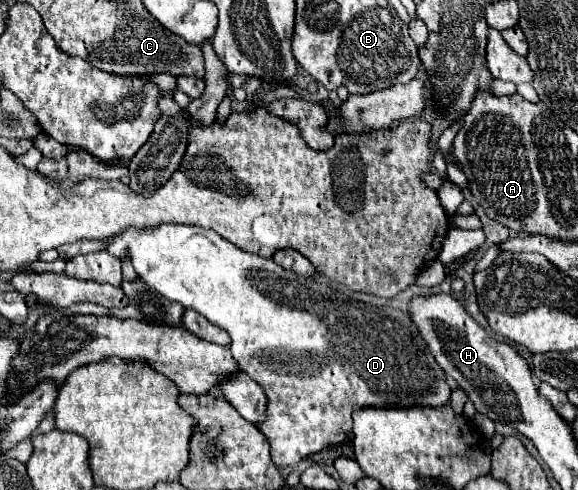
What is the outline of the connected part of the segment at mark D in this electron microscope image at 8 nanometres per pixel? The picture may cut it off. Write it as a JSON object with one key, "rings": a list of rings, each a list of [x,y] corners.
{"rings":[[[160,225],[160,227],[154,227],[154,229],[128,229],[122,235],[114,237],[108,245],[108,253],[112,253],[118,259],[122,259],[126,255],[126,251],[132,257],[132,265],[134,265],[136,273],[150,285],[150,289],[162,293],[170,301],[178,301],[186,309],[192,307],[194,311],[204,315],[210,323],[228,331],[228,335],[232,337],[230,351],[232,351],[236,363],[240,365],[240,369],[244,373],[248,373],[264,389],[264,393],[268,397],[266,421],[262,421],[262,425],[258,425],[258,429],[268,439],[268,443],[272,447],[272,461],[280,469],[294,467],[298,461],[302,461],[310,453],[324,451],[328,445],[342,445],[344,441],[352,441],[354,439],[352,413],[356,409],[364,409],[364,407],[382,407],[382,409],[392,409],[392,407],[444,407],[450,401],[452,391],[450,391],[450,387],[444,379],[444,369],[434,361],[434,355],[430,353],[430,349],[422,341],[422,337],[420,337],[420,347],[418,347],[418,327],[414,325],[410,315],[406,311],[390,307],[388,303],[384,303],[376,295],[346,289],[344,285],[338,285],[338,283],[334,283],[334,281],[330,281],[328,277],[322,277],[322,275],[298,277],[294,271],[276,265],[272,259],[264,259],[264,257],[258,257],[254,253],[246,253],[242,249],[236,249],[232,243],[222,239],[218,233],[202,229],[202,227],[194,227],[194,225]]]}

